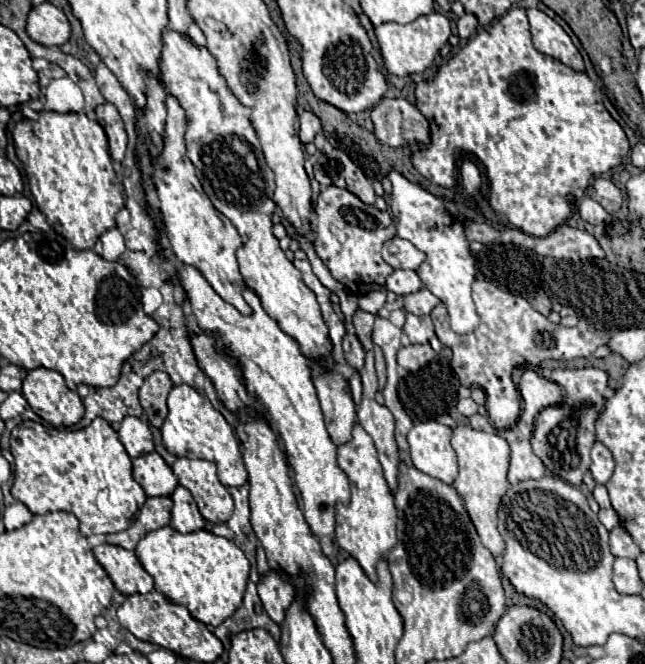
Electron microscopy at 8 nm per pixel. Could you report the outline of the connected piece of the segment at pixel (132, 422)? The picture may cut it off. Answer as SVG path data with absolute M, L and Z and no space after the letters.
M125 417L119 431L121 431L121 443L125 445L129 457L139 457L153 451L153 437L149 425L139 417Z

